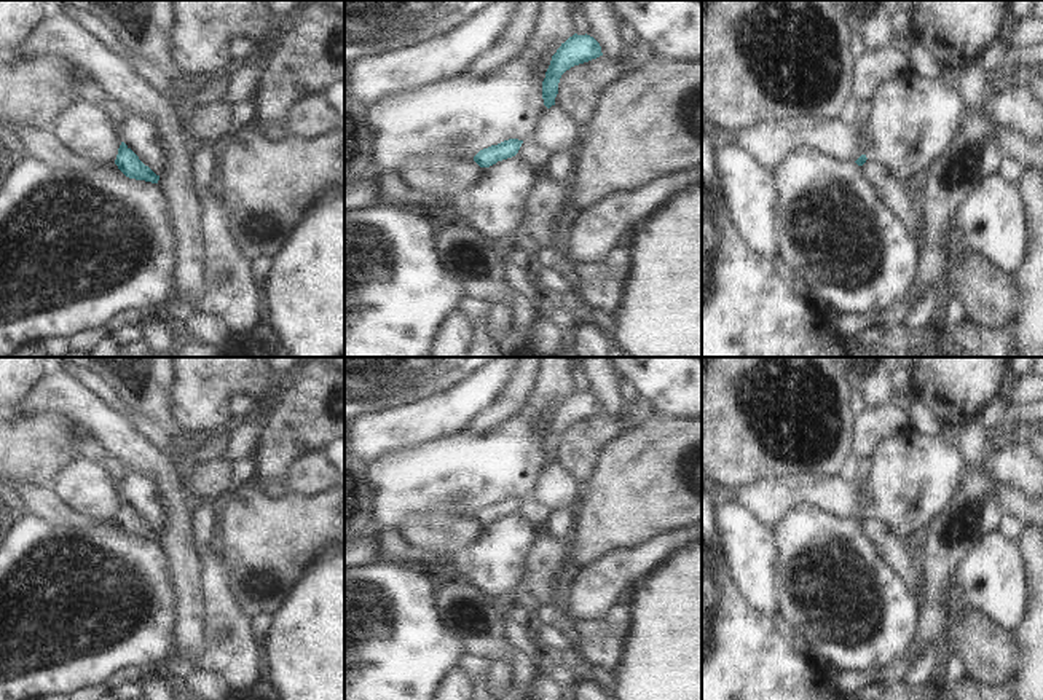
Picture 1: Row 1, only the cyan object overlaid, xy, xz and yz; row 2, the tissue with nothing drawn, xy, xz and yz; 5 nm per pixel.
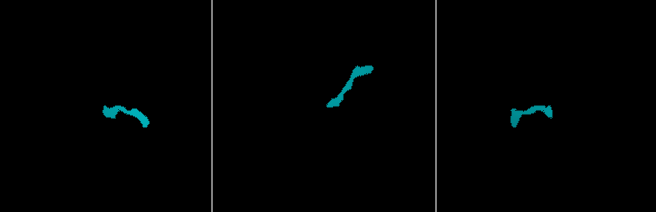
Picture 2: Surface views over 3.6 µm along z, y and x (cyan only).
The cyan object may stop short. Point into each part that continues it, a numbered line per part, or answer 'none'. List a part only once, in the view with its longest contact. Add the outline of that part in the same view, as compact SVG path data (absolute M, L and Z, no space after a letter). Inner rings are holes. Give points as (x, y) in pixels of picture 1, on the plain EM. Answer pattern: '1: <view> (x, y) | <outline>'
none

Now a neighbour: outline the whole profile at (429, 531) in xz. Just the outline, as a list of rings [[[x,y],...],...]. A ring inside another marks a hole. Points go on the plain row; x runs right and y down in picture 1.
[[[429,512],[408,517],[396,529],[415,552],[445,552],[455,555],[478,536],[483,525],[474,517],[456,520]]]

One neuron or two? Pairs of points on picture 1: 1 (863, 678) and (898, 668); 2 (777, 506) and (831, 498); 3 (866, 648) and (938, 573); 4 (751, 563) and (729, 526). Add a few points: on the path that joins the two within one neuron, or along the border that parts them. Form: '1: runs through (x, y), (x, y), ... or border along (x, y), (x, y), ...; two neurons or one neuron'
1: runs through (871, 676), (890, 673); one neuron
2: runs through (790, 495), (818, 495); one neuron
3: border along (920, 605), (920, 625), (911, 641); two neurons
4: runs through (751, 554), (750, 547), (739, 536); one neuron

